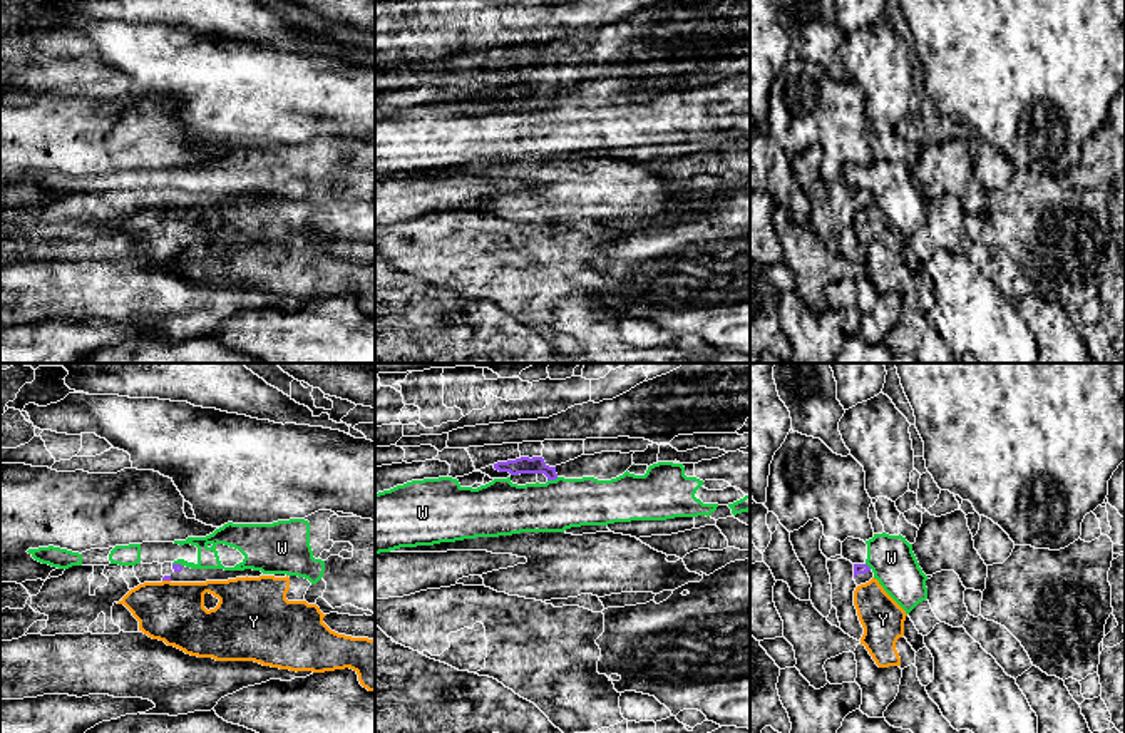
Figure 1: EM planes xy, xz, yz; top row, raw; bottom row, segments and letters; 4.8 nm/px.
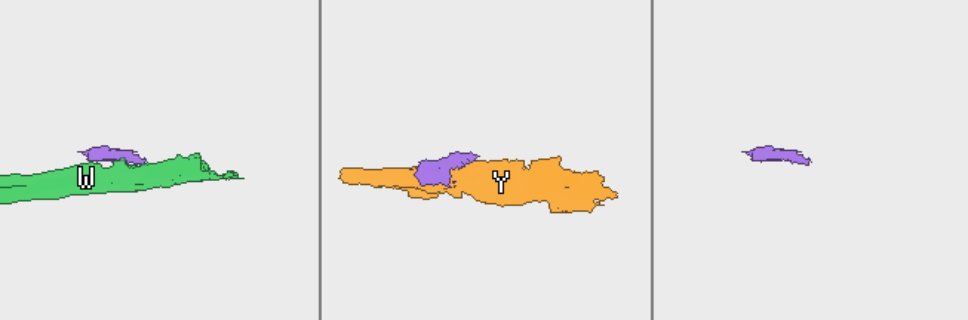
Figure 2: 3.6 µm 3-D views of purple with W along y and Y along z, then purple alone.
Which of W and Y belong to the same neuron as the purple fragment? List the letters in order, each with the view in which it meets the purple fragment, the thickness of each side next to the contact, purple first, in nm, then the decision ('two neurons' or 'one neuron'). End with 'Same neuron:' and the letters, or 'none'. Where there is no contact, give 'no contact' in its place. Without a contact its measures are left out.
W: xz | 80/240 nm | two neurons
Y: xy | 30/300 nm | two neurons
Same neuron: none

